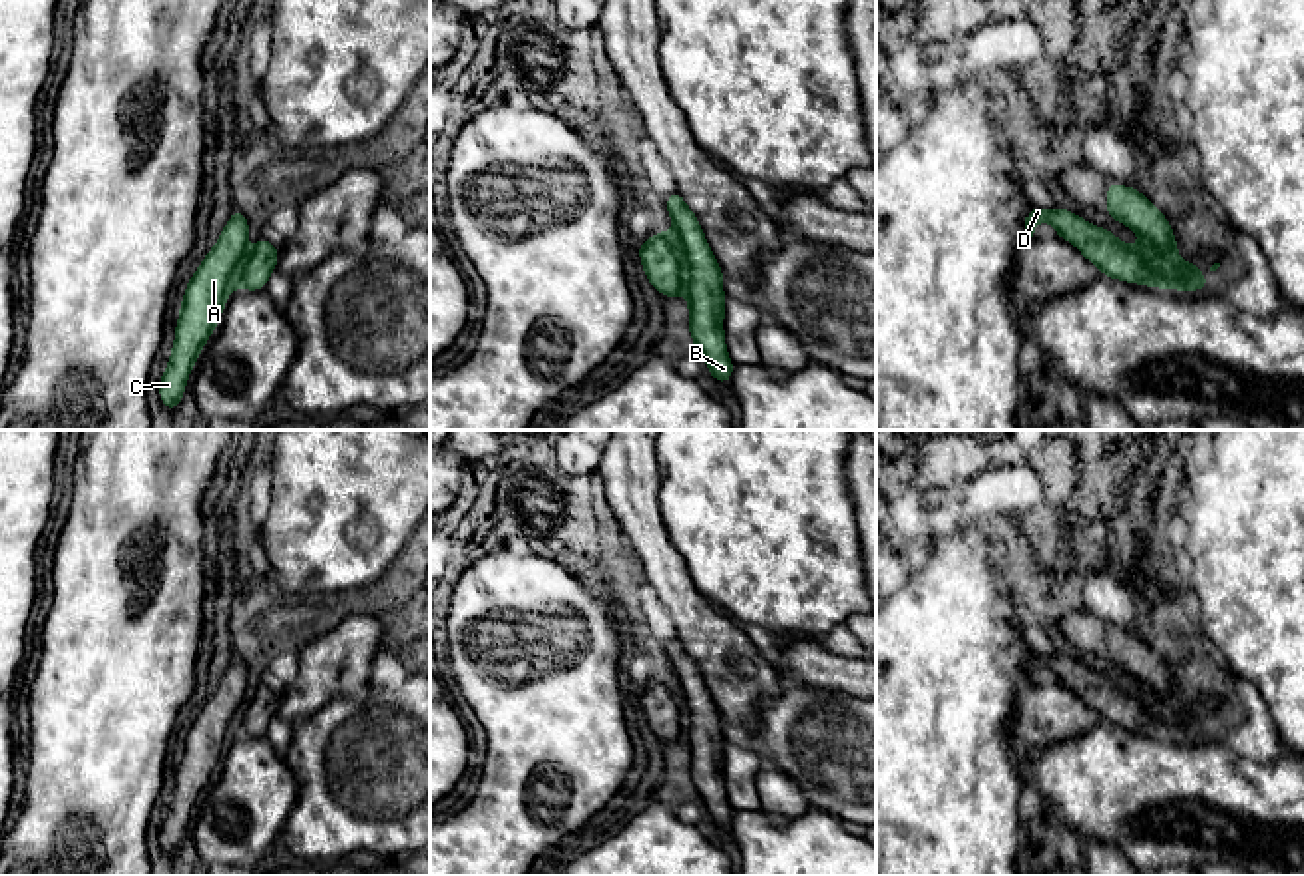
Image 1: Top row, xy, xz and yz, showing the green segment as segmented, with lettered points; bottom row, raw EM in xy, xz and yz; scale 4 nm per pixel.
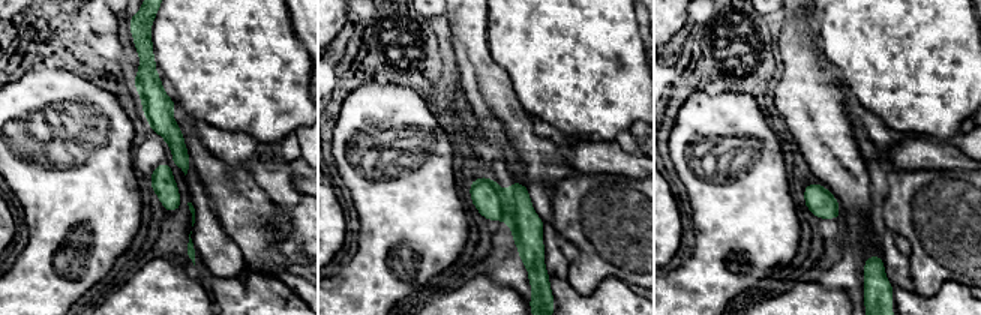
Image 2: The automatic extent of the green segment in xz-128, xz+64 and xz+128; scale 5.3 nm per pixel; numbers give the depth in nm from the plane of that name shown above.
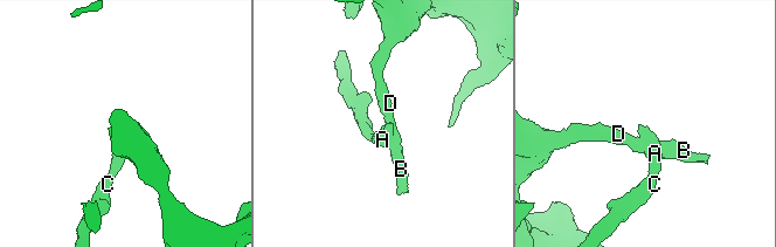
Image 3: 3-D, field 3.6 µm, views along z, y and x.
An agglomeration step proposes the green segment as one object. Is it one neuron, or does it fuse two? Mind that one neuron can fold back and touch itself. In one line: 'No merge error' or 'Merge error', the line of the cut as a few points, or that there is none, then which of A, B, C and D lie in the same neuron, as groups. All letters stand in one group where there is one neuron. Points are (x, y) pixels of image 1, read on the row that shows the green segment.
Merge error. Split along xz (671, 235), (681, 253), (685, 289). Groups: A C / B D

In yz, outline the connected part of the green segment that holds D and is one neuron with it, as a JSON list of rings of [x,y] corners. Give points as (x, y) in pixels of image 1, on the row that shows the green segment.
[[[1033,205],[1025,217],[1031,237],[1041,221],[1049,221],[1057,237],[1077,247],[1109,279],[1175,291],[1200,291],[1212,285],[1196,263],[1187,263],[1181,257],[1157,263],[1141,247],[1119,241],[1109,229],[1093,227],[1069,209]]]

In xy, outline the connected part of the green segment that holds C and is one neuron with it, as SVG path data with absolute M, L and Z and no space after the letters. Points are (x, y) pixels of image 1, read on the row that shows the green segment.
M235 207L217 243L189 277L179 307L171 356L159 378L159 400L173 412L177 412L187 378L219 325L225 303L237 285L249 231L245 213Z

